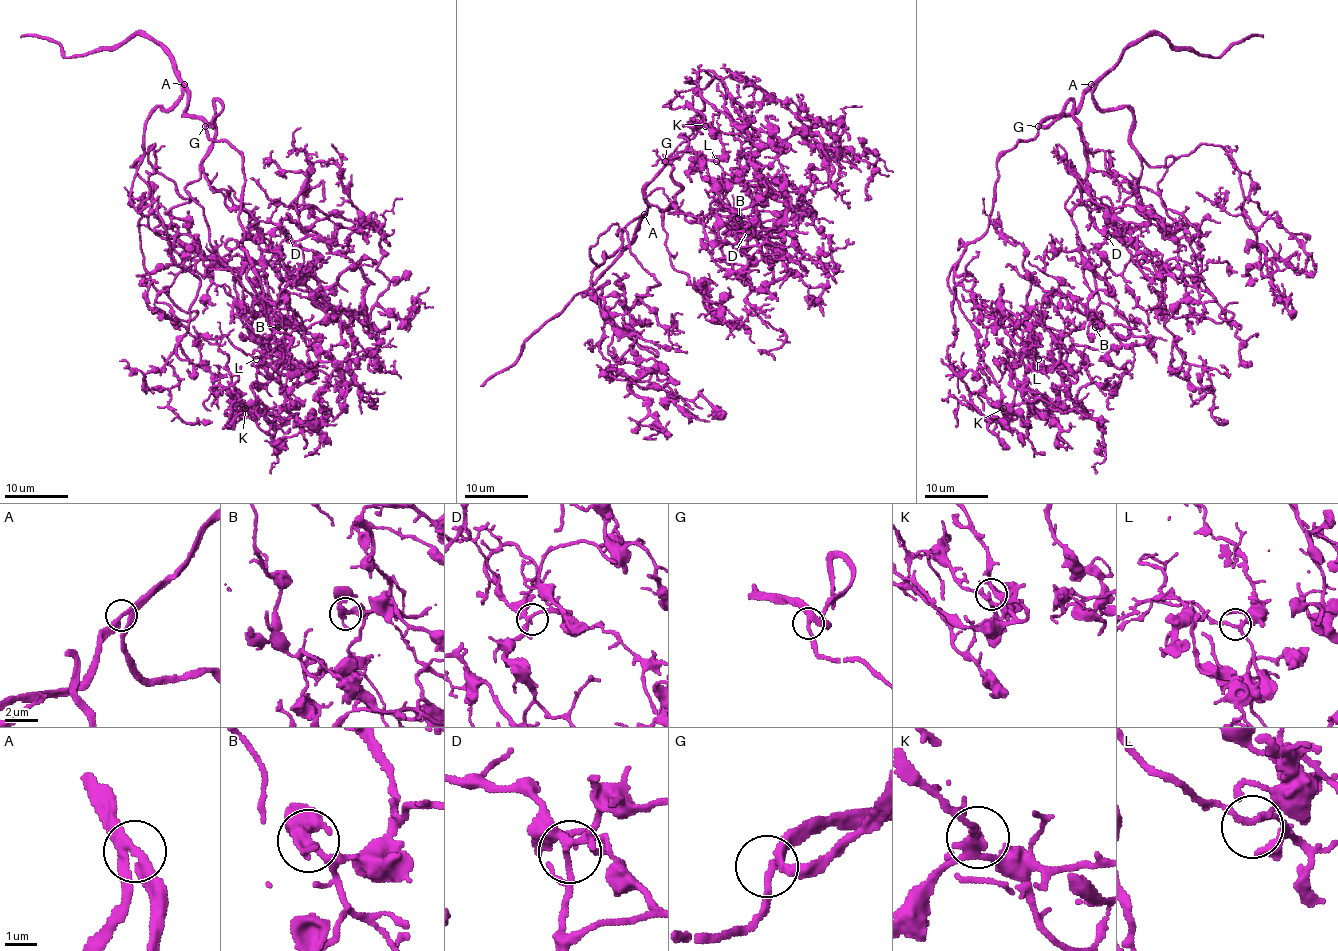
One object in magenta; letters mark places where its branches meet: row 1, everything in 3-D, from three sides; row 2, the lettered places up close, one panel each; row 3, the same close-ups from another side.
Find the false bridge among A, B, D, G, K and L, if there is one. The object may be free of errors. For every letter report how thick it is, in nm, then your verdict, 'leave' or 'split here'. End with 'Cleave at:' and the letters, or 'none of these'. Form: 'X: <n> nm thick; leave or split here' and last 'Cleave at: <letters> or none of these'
A: 280 nm thick; leave
B: 200 nm thick; leave
D: 240 nm thick; leave
G: 240 nm thick; leave
K: 240 nm thick; leave
L: 180 nm thick; leave
Cleave at: none of these

